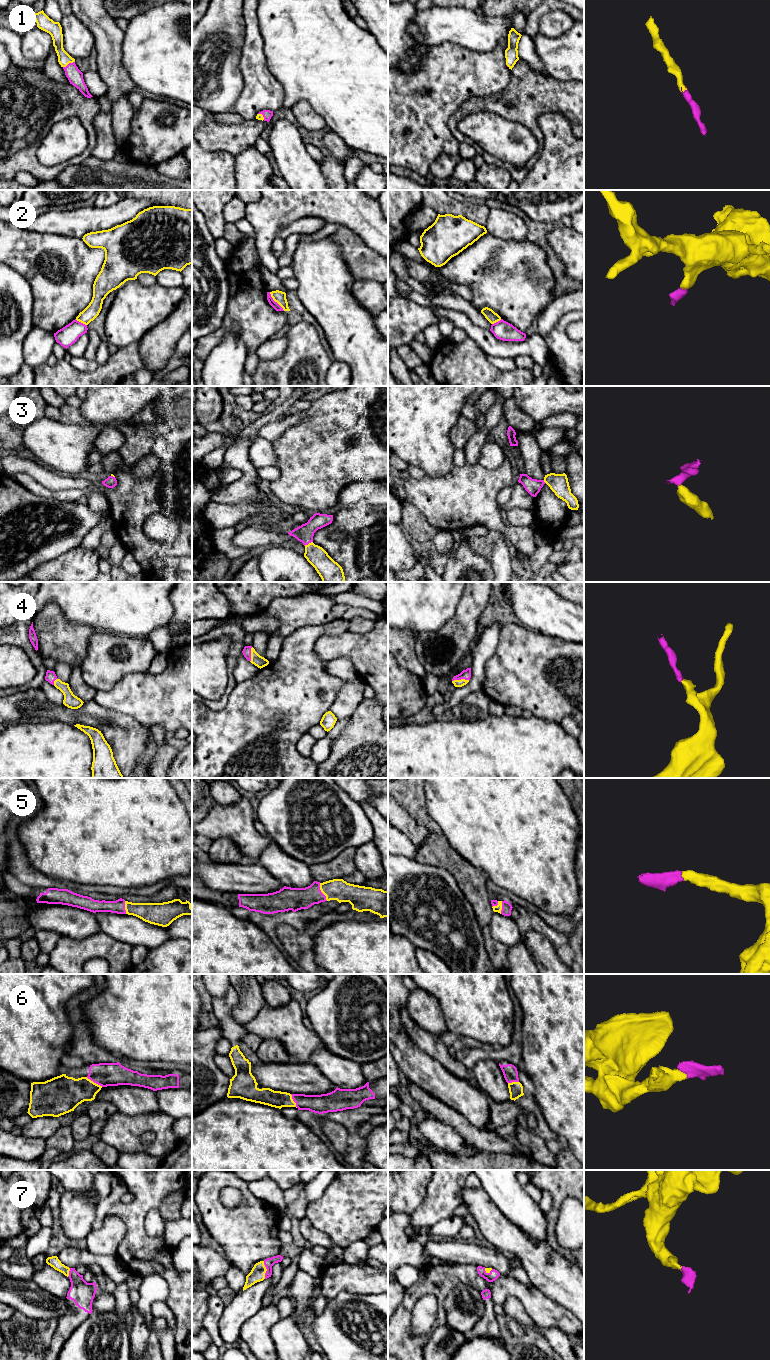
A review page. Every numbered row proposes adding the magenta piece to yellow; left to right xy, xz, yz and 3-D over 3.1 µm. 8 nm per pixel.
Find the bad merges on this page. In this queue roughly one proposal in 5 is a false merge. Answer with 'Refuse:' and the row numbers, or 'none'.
Refuse: 2

